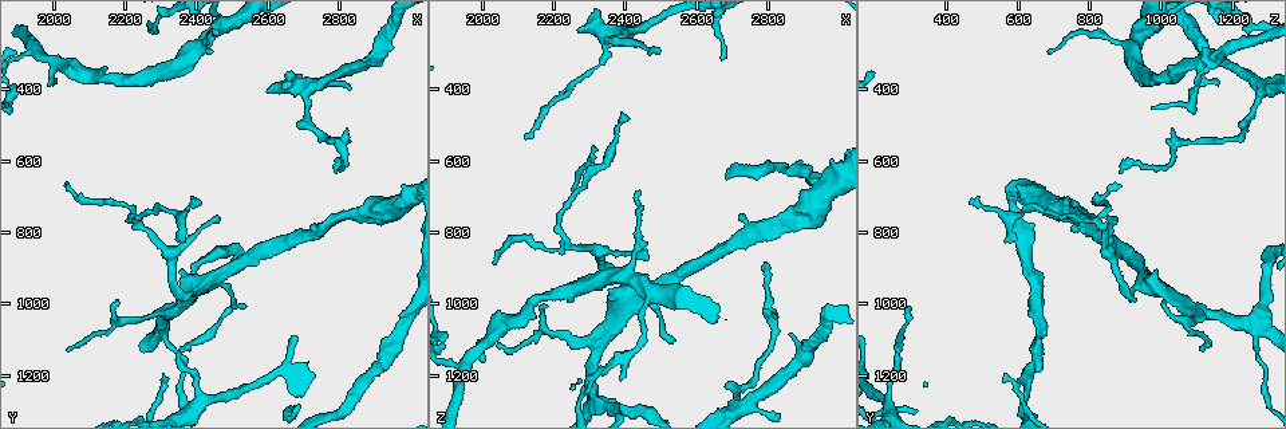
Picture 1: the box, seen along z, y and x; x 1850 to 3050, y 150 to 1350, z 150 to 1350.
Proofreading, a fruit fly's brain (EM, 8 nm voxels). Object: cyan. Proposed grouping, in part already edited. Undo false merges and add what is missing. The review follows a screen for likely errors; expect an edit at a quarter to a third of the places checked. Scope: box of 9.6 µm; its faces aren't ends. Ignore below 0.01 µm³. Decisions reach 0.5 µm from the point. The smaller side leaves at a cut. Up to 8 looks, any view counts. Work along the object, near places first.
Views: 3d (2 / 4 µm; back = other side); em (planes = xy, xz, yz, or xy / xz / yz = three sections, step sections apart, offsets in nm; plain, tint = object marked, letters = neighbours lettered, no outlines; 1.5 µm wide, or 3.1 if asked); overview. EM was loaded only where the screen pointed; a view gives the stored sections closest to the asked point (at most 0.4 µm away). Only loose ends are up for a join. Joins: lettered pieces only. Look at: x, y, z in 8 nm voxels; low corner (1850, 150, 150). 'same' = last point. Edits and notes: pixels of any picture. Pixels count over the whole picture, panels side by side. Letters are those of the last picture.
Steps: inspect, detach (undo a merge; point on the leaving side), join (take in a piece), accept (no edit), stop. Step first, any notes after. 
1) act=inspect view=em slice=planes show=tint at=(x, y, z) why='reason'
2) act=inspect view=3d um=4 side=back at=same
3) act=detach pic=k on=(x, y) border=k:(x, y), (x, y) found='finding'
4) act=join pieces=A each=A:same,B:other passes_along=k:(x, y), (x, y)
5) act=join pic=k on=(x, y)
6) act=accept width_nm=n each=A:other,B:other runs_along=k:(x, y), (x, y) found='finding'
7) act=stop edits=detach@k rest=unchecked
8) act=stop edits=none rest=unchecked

act=inspect view=em slice=xy step=4 show=letters at=(2450, 300, 680) why='an open end'

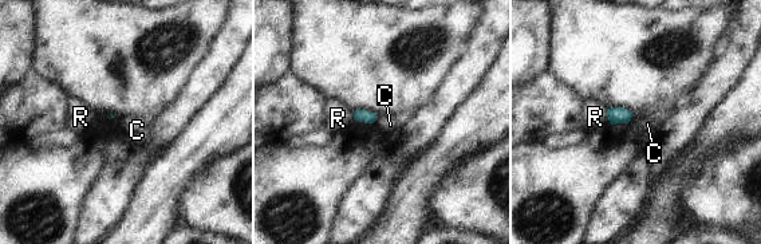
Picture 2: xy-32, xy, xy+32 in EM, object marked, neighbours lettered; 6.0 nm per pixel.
act=accept each=C:other,R:other border=2:(378, 115), (373, 122) found='no lettered piece goes on from it'

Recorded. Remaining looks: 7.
act=inspect view=em slice=xz step=4 show=letters at=(2420, 270, 920) why='a fork'

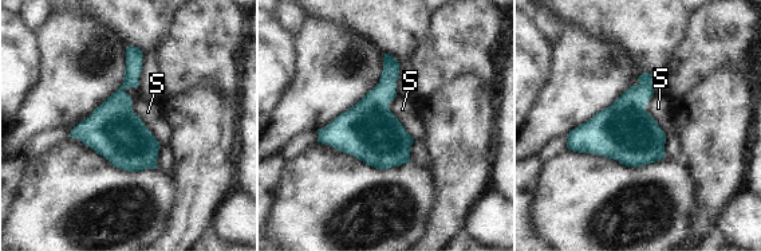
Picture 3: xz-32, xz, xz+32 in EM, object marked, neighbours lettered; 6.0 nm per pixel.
act=accept each=S:other border=3:(131, 101), (131, 109), (161, 145) found='continuous, no second neuron'

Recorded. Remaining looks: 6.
act=inspect view=3d um=2 at=(2490, 1010, 290) why='branch stops here'

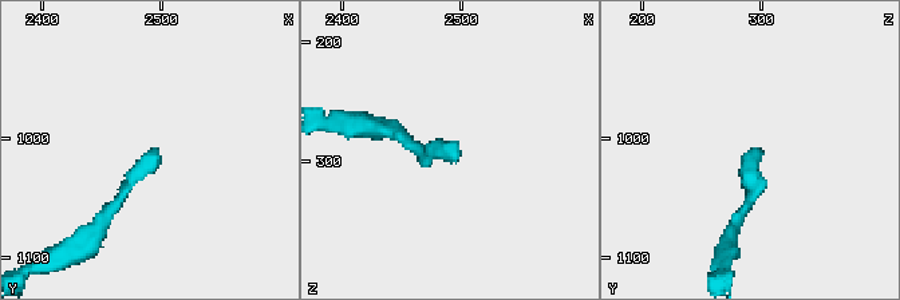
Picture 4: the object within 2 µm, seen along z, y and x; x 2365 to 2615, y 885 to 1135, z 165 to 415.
act=inspect view=em slice=planes show=tint at=(2500, 1018, 292)

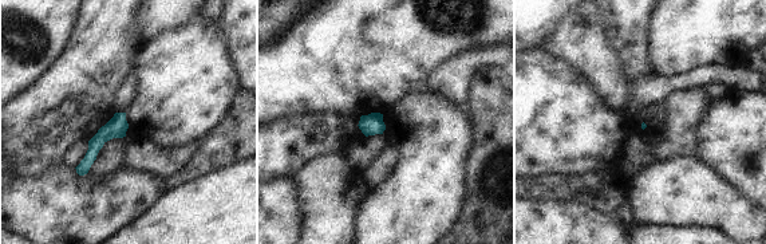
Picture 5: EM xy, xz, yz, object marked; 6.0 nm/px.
act=inspect view=em slice=planes show=letters at=same

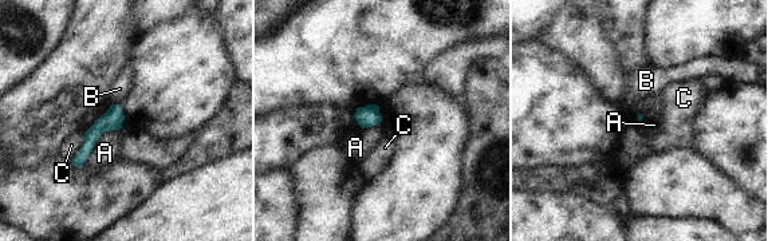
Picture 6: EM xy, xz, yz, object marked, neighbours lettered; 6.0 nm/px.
act=accept each=A:other,B:other,C:other border=6:(119, 127), (106, 130), (83, 164) found='no lettered piece goes on from it'

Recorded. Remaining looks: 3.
act=stop edits=none rest=unchecked

